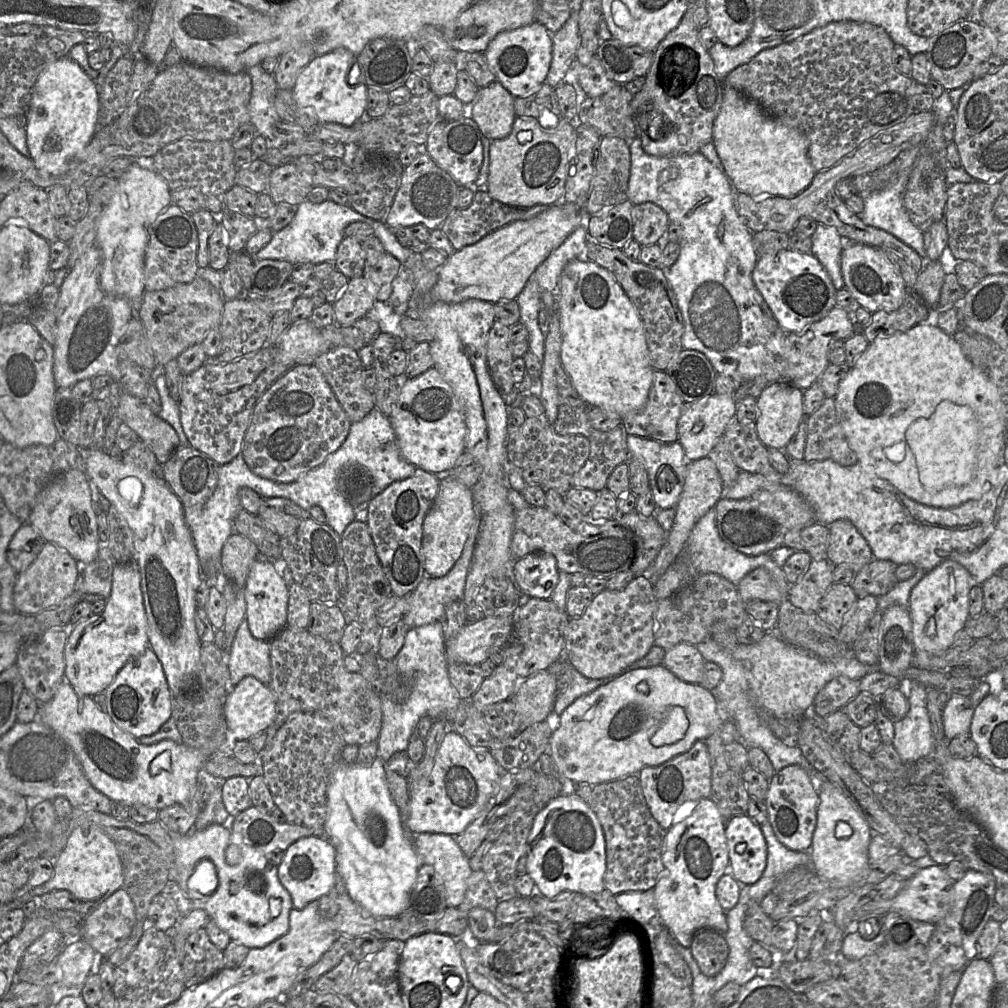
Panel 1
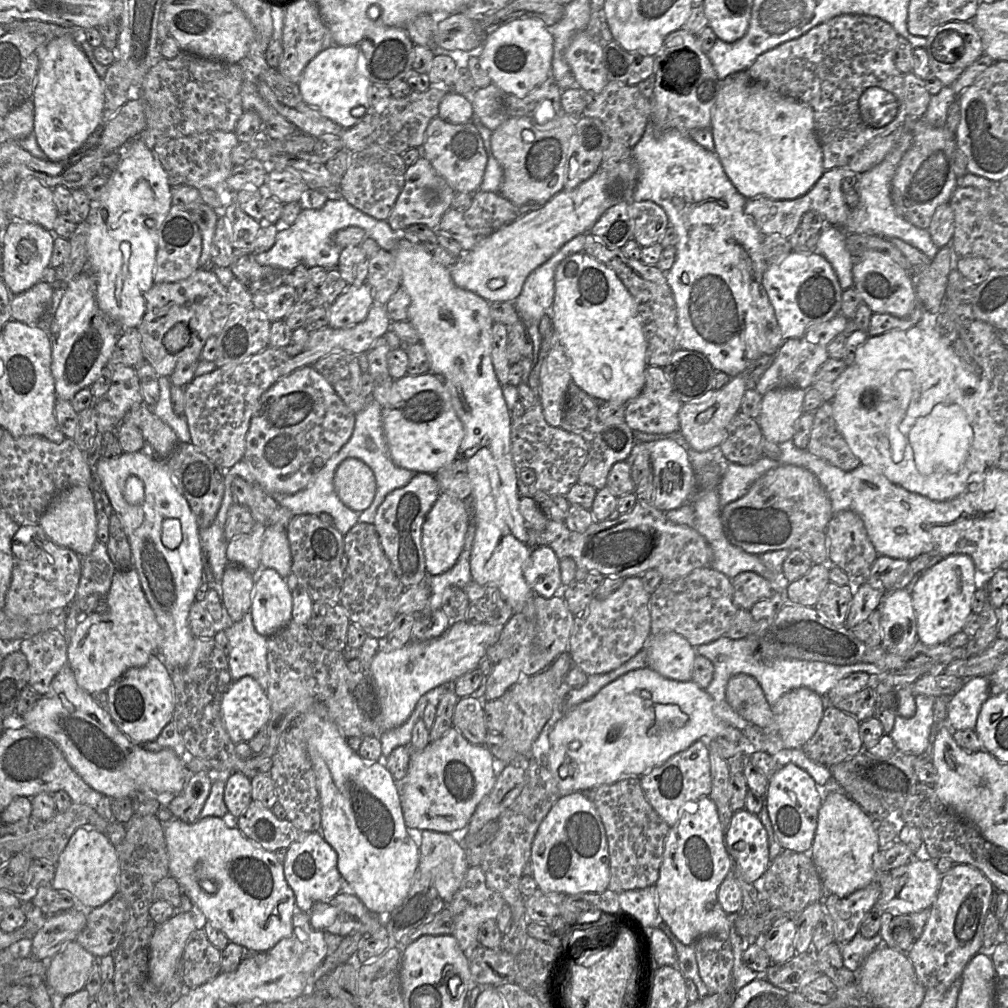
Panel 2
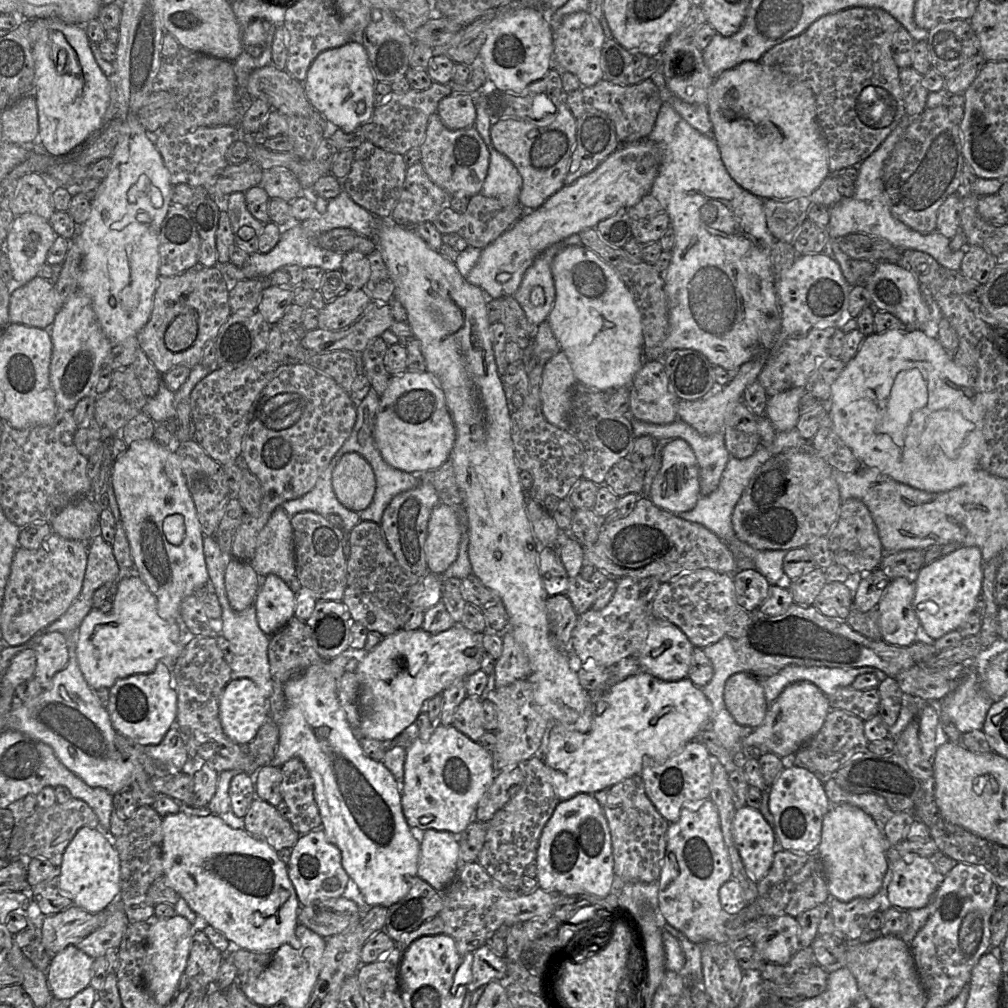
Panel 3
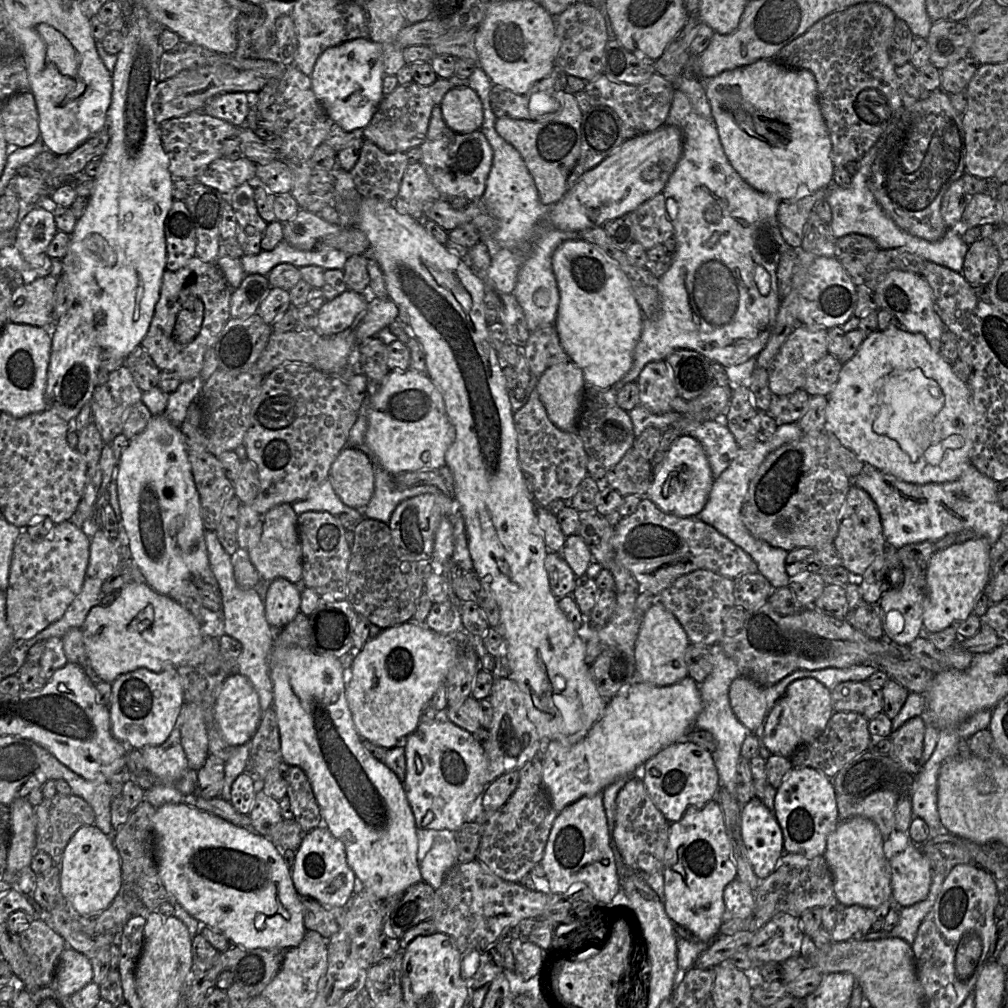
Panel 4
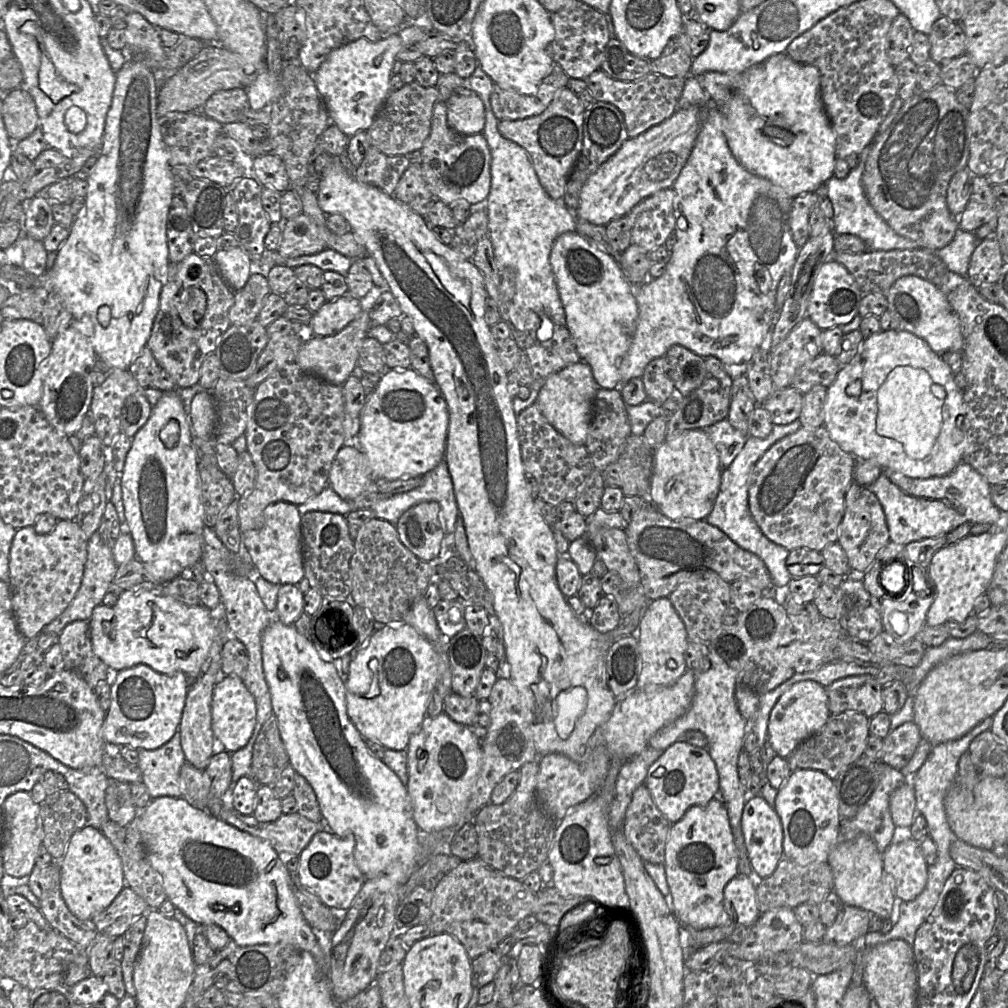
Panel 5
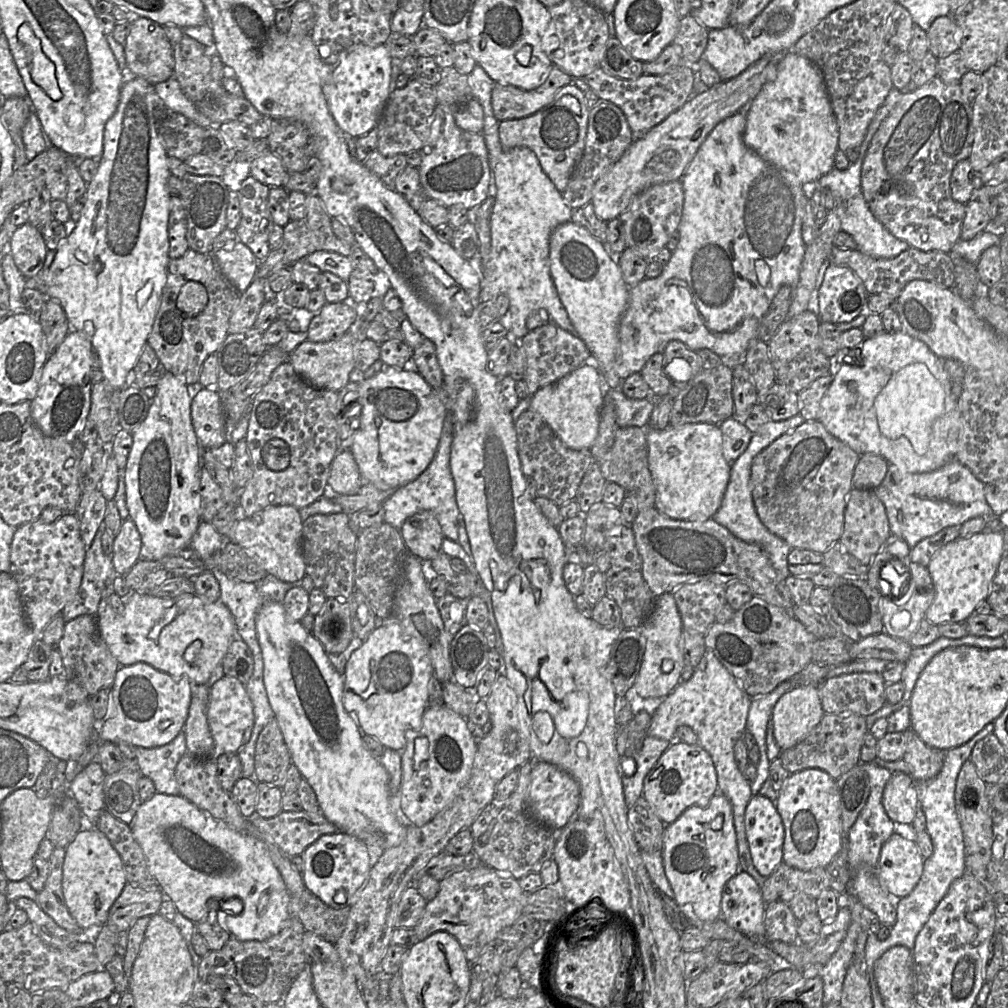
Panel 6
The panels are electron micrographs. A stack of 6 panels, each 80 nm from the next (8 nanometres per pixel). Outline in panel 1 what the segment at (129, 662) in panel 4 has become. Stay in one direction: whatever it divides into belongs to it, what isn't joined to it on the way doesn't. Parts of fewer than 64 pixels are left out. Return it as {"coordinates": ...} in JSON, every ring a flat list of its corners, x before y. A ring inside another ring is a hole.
{"coordinates":[[134,560,125,563,116,563,113,570,112,588,110,596,107,599,105,609,98,615,91,615,88,618,80,621,76,625,68,629,68,638,64,650,65,672,64,679,81,695,94,696,98,693,104,692,107,687,113,682,119,670,131,659,141,655,147,648,149,648,148,640,148,623,144,607,143,596,140,586,140,572,139,567]]}

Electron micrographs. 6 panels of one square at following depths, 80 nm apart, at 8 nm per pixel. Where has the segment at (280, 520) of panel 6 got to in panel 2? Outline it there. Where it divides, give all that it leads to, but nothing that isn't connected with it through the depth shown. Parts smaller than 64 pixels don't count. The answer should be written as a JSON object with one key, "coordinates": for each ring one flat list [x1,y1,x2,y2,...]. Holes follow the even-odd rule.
{"coordinates":[[266,527,261,549,261,567,276,570,284,579,292,572,292,556,286,527]]}

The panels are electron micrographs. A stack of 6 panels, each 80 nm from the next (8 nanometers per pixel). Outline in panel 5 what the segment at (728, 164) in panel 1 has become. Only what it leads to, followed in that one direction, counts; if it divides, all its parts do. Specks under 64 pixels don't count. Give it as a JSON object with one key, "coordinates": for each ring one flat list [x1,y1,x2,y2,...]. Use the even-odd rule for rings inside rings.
{"coordinates":[[779,53,769,57,759,64,751,66,742,72,721,73,709,71,705,72,698,78,702,84,702,87,709,96,710,101,714,103,724,118,724,134,733,156,749,172,768,179,773,184,780,186,792,198,795,198,803,193,815,192,832,176,834,176,836,161,836,134,824,108,821,96,820,72,815,66,798,63,794,61,787,53]]}

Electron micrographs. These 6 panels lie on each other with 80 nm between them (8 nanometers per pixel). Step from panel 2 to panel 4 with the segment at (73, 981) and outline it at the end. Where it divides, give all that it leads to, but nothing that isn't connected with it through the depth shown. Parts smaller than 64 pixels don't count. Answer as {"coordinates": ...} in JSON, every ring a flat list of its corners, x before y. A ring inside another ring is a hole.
{"coordinates":[[70,947,61,953,52,984,61,995,71,997,92,982,90,958]]}

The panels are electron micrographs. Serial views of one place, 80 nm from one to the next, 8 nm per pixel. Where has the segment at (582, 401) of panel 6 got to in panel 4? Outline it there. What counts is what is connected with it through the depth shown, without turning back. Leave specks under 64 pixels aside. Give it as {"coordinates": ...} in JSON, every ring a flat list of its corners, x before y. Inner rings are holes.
{"coordinates":[[572,361,549,367,537,384,550,421,560,430,577,434,577,419,587,383]]}

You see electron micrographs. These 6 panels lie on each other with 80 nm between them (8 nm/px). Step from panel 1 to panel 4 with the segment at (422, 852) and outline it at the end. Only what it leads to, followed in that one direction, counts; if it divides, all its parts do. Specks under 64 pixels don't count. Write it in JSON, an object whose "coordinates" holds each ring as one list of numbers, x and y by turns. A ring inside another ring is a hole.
{"coordinates":[[437,839,419,863,422,879,437,890,457,863,458,849,455,839]]}

